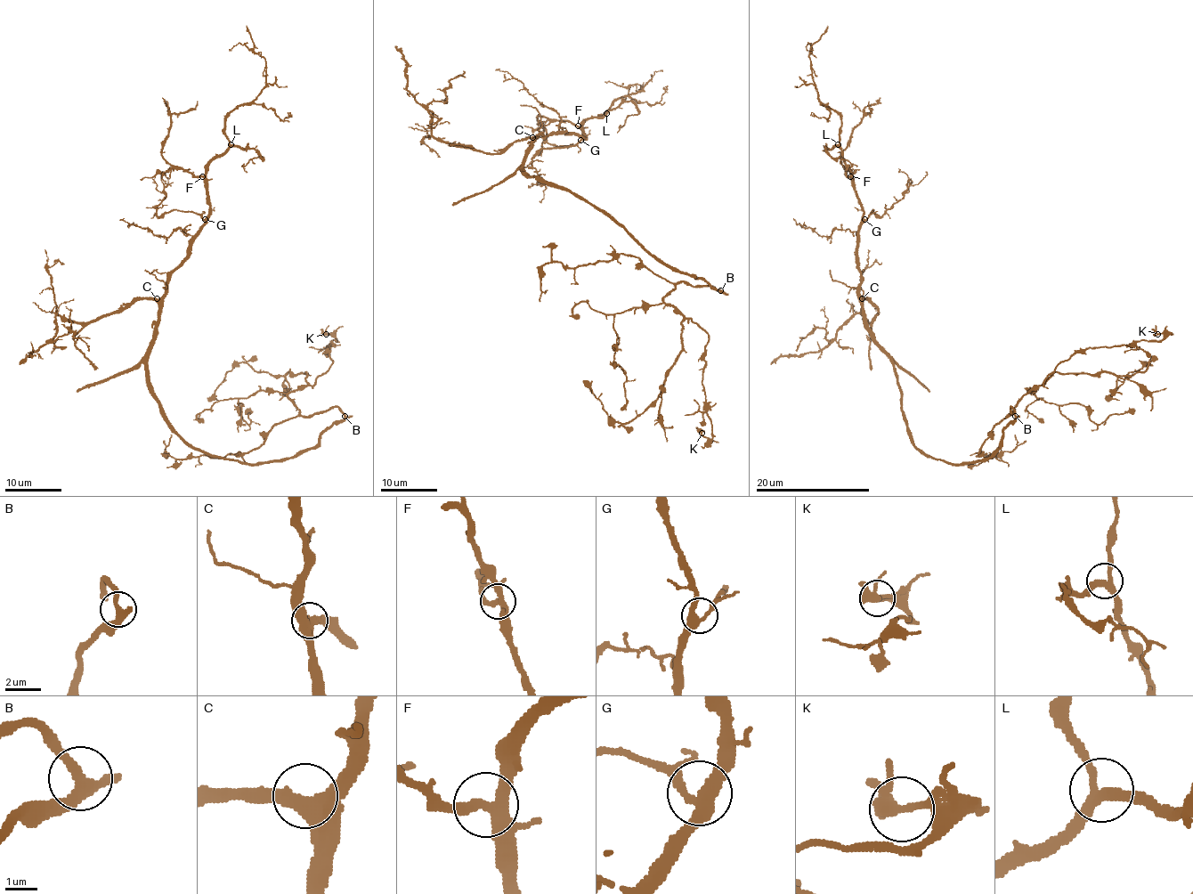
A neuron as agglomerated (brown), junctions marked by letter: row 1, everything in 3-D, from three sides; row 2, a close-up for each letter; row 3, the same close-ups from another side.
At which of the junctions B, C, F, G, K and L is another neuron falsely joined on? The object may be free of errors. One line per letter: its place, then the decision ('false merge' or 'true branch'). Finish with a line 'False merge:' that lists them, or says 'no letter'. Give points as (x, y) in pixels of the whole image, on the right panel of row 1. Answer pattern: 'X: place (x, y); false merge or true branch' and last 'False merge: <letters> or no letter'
B: place (1015, 416); true branch
C: place (862, 298); true branch
F: place (850, 176); true branch
G: place (864, 219); true branch
K: place (1157, 334); true branch
L: place (838, 144); true branch
False merge: no letter

